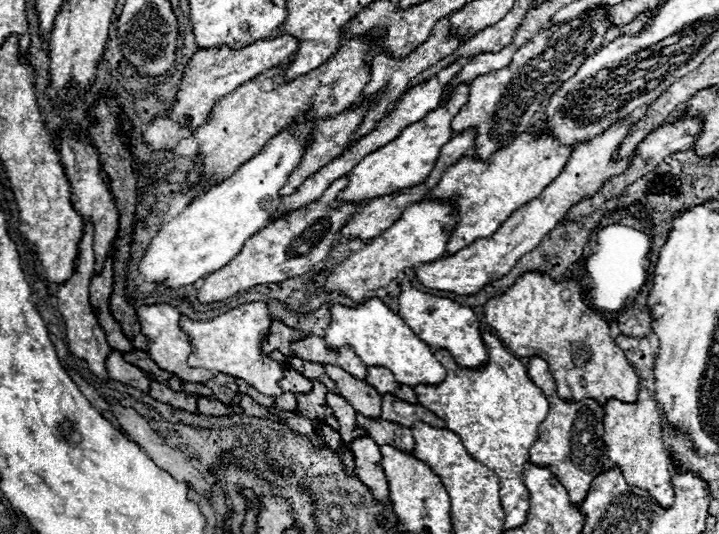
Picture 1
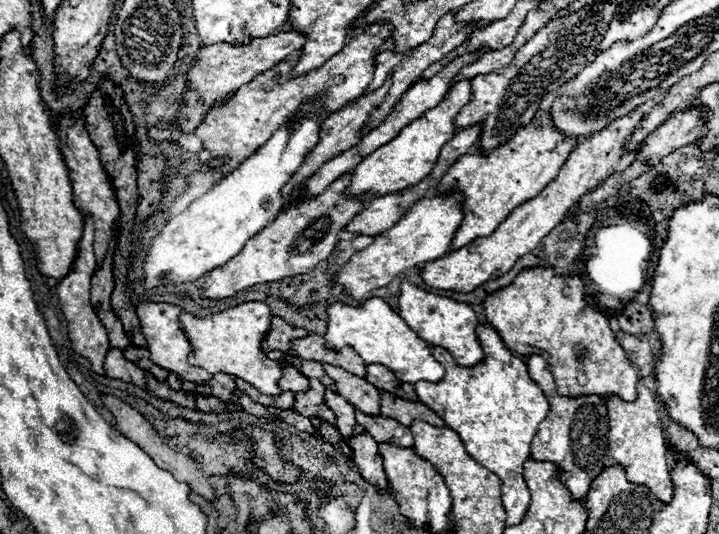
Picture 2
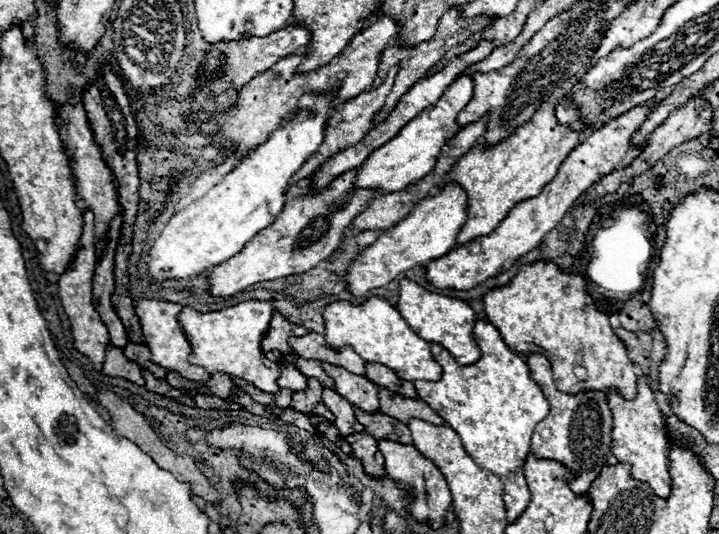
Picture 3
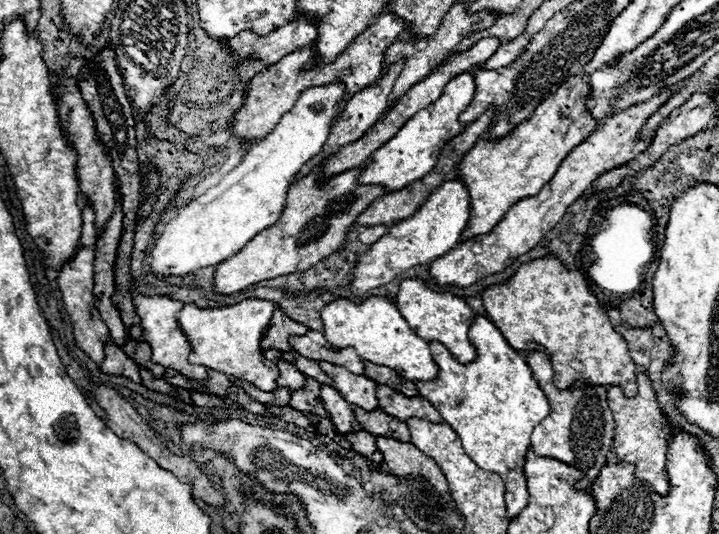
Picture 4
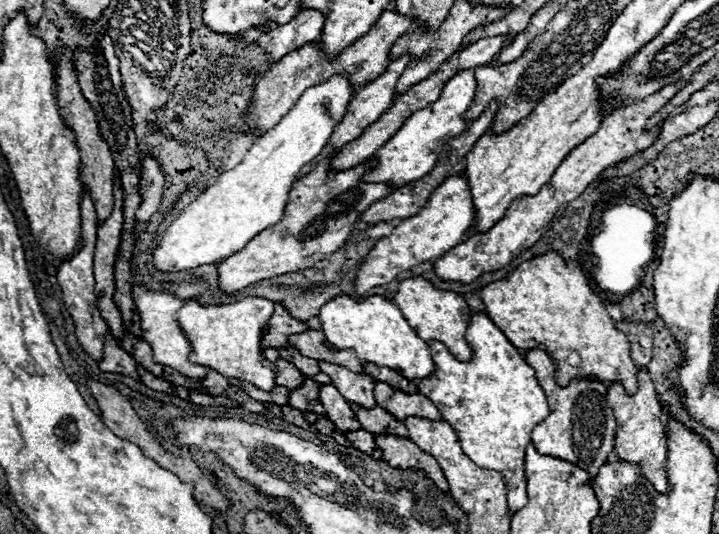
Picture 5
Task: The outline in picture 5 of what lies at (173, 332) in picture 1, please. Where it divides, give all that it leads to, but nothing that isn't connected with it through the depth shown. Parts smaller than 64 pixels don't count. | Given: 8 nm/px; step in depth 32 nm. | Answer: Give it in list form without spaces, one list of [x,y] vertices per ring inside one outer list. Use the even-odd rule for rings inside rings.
[[[132,272],[132,284],[134,284],[134,290],[132,290],[132,296],[134,296],[134,304],[138,308],[138,314],[142,318],[142,324],[140,324],[140,336],[150,342],[152,350],[154,350],[154,360],[162,366],[170,366],[174,368],[176,372],[180,372],[182,376],[186,378],[204,378],[206,374],[206,368],[200,366],[200,364],[192,364],[188,360],[188,354],[190,354],[190,342],[186,340],[180,324],[176,322],[176,312],[182,308],[182,300],[170,292],[158,292],[158,290],[148,290],[144,284],[142,284],[142,278]]]

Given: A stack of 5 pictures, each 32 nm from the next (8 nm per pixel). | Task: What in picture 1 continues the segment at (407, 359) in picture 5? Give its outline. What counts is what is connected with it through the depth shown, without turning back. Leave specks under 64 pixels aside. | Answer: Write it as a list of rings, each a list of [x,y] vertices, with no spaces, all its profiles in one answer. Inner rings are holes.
[[[370,298],[360,308],[348,308],[334,304],[330,308],[330,324],[324,336],[330,348],[350,346],[366,366],[384,366],[388,368],[400,384],[416,386],[420,382],[440,384],[446,378],[444,366],[434,358],[430,346],[422,342],[406,322],[394,314],[380,298]]]

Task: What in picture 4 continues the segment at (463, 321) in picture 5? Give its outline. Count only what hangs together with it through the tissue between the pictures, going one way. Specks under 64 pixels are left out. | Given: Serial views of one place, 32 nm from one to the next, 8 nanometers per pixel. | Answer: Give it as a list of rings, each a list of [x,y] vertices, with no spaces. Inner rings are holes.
[[[408,278],[400,282],[398,294],[396,294],[396,306],[398,306],[400,314],[406,318],[406,322],[412,326],[412,330],[422,340],[442,342],[450,350],[450,354],[462,364],[476,358],[476,348],[472,346],[472,342],[468,342],[468,328],[472,324],[474,312],[462,298],[448,294],[448,292],[444,292],[444,294],[434,292],[426,282]]]

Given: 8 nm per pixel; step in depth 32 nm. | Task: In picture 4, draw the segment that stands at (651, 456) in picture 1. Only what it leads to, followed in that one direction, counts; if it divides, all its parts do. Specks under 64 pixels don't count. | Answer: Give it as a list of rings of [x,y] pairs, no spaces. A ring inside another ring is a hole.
[[[638,374],[638,394],[634,398],[626,398],[618,386],[608,388],[608,406],[616,420],[614,432],[614,446],[612,452],[636,466],[636,476],[648,480],[658,494],[666,494],[670,490],[670,480],[666,472],[666,452],[668,452],[668,434],[666,434],[666,420],[664,412],[658,406],[656,392],[648,374]]]

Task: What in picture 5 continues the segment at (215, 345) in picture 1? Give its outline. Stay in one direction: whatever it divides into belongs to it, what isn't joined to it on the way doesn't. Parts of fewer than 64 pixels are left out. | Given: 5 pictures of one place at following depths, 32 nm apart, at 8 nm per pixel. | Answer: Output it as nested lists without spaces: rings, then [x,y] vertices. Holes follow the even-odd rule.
[[[190,298],[178,310],[176,320],[182,326],[192,352],[190,360],[218,370],[226,378],[246,380],[260,390],[276,386],[276,366],[262,356],[262,328],[274,312],[274,302],[266,298],[242,298],[238,304],[200,304]]]

